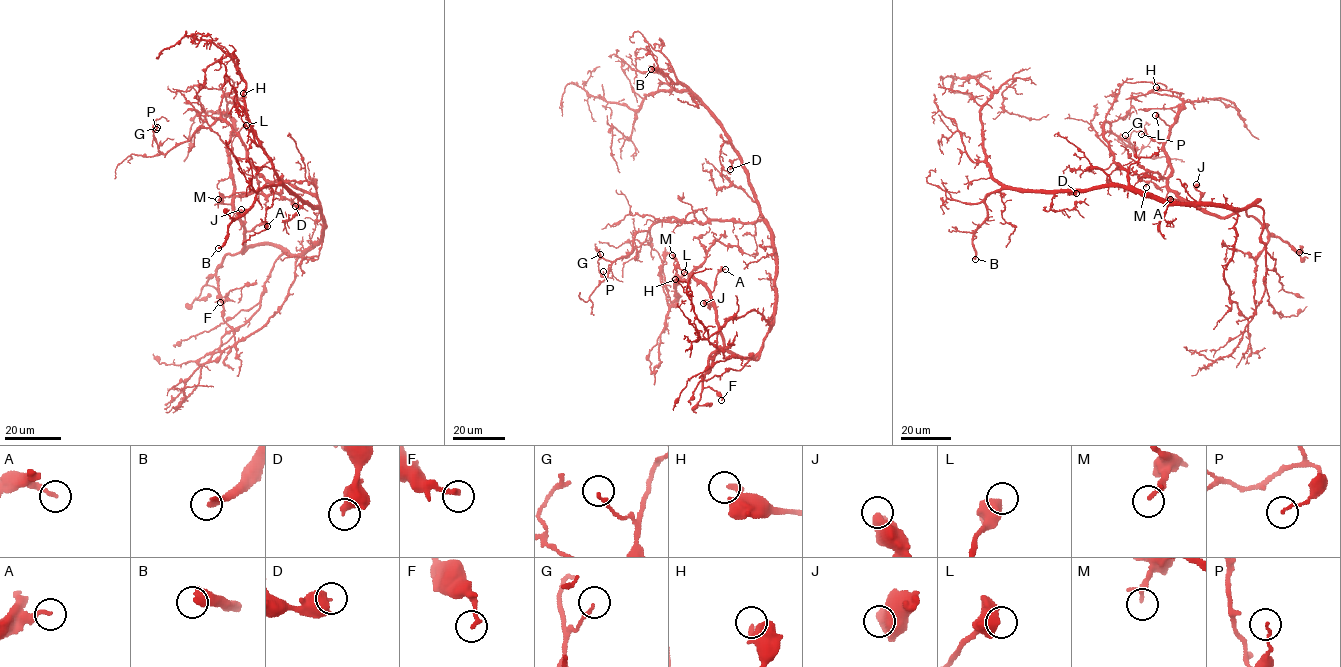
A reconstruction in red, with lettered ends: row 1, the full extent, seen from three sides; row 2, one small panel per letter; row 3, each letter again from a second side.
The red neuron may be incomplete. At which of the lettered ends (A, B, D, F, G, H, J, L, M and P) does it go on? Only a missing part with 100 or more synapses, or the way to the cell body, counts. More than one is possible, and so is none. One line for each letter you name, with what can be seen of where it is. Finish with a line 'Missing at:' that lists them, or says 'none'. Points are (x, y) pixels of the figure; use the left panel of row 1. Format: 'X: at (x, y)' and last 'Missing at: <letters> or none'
B: at (218, 248)
Missing at: B

